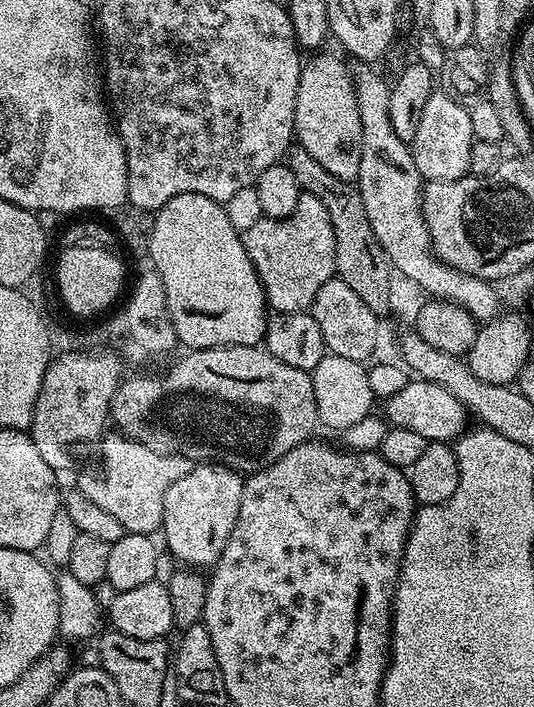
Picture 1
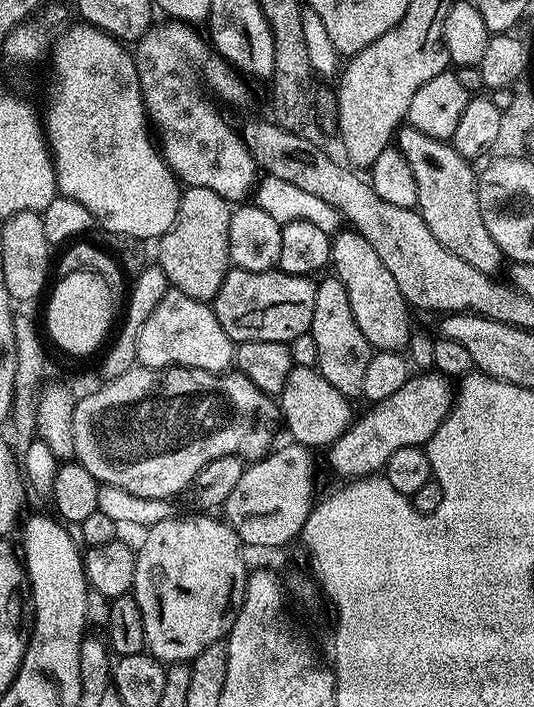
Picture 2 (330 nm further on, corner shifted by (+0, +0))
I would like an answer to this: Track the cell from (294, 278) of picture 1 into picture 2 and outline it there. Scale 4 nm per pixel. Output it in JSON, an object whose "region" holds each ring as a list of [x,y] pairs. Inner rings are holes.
{"region":[[[232,266],[210,303],[218,322],[222,322],[222,330],[236,344],[282,342],[291,345],[294,338],[312,330],[316,286],[317,281],[310,276],[295,276],[279,270],[251,272]]]}

